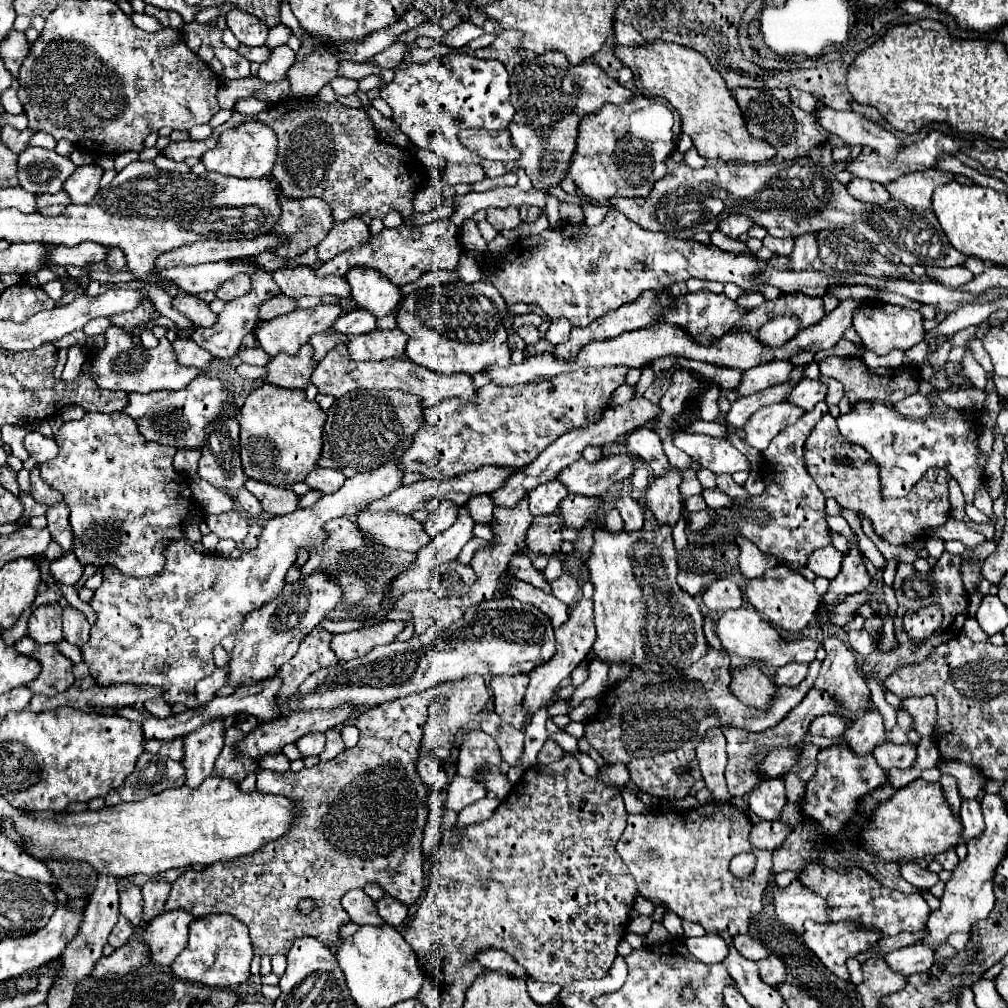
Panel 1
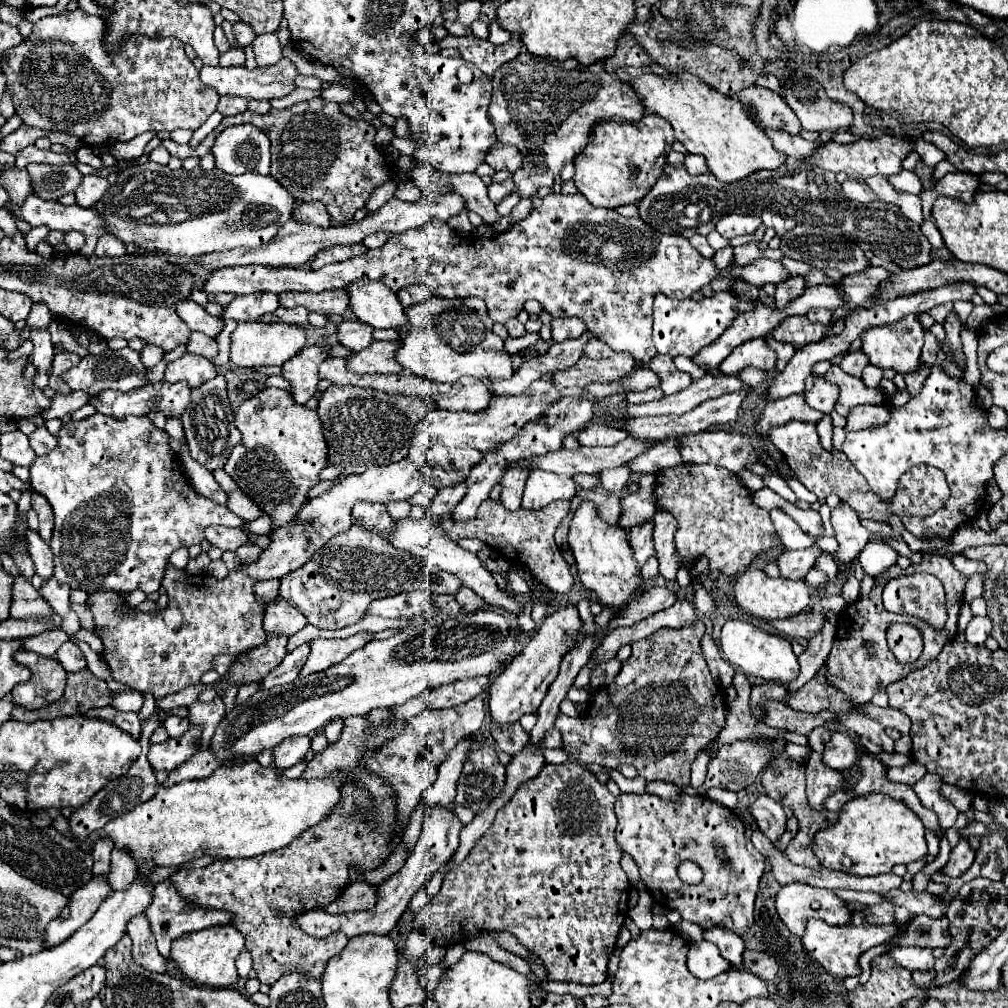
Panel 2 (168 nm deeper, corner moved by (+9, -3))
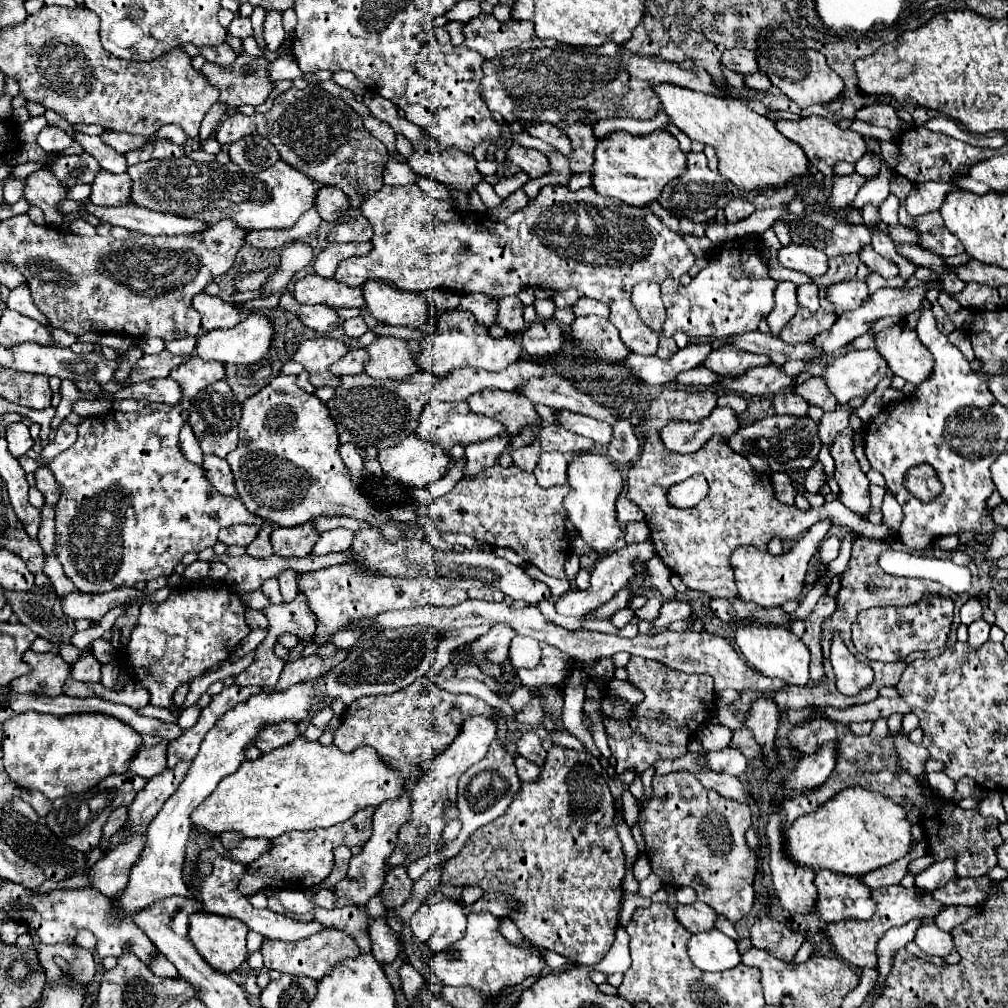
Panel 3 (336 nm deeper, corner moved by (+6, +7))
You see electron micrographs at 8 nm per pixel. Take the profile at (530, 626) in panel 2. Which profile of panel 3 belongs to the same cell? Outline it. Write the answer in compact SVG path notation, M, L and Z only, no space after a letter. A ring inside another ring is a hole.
M514 637L510 645L510 663L514 667L536 669L540 663L540 643L532 637Z

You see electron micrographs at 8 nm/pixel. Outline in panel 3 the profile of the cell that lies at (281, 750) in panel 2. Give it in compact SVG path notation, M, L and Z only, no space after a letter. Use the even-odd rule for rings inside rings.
M290 721L274 723L272 727L262 727L262 731L258 731L258 739L254 741L254 745L262 753L268 753L272 749L278 749L278 747L290 743L298 735L300 735L300 731L298 731L296 723L290 723Z

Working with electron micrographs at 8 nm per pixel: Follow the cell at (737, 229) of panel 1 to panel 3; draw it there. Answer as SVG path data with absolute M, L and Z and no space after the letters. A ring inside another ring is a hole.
M734 199L724 207L726 213L726 221L728 223L738 223L742 219L748 219L754 213L754 205L750 201L742 201L742 199Z

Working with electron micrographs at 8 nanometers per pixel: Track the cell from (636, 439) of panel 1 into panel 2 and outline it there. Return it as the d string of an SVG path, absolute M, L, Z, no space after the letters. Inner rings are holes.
M591 421L587 425L587 429L581 431L579 443L587 445L587 447L613 447L619 441L623 441L625 437L627 437L627 431L623 431L623 429L615 429L607 423Z

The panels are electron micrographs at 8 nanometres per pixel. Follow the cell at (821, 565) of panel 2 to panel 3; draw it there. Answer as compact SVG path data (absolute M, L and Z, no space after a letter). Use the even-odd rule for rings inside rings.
M826 537L820 545L820 561L828 565L832 559L836 559L840 553L840 539L838 537Z

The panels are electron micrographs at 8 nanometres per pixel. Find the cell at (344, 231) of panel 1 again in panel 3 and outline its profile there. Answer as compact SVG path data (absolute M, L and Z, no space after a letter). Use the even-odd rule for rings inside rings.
M332 243L324 251L320 251L318 257L314 259L314 271L330 279L344 259L362 257L368 255L370 251L372 251L372 243Z

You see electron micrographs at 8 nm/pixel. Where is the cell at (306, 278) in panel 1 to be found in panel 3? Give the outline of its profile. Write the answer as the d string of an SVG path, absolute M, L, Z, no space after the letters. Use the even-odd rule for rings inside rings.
M306 275L294 283L294 297L302 305L324 303L328 307L364 307L362 287L350 287L346 283L324 279L320 275Z

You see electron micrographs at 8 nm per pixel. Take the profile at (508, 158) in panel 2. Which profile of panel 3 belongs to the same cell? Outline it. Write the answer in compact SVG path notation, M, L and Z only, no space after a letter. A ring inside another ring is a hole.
M514 143L514 145L510 147L508 157L506 157L506 161L504 161L502 165L504 165L504 167L516 165L516 167L520 167L522 171L526 171L532 179L552 173L550 163L548 163L548 157L546 157L544 153L540 153L540 151L536 151L536 149L524 149L524 147L520 147L518 143Z

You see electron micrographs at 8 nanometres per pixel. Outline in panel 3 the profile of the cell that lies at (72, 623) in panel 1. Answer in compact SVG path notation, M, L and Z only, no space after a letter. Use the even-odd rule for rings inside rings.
M84 651L84 655L72 665L72 677L76 681L100 683L100 663L92 657L90 651Z

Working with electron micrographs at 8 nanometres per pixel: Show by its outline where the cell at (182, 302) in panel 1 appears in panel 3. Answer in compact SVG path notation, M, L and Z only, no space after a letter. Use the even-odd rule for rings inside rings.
M206 293L196 295L192 305L202 315L202 331L228 329L228 327L234 327L242 319L236 305L230 305L222 301L220 297L210 297Z

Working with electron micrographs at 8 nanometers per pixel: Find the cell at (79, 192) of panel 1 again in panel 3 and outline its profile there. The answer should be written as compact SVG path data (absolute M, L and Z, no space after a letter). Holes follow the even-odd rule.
M102 169L92 183L90 201L94 205L120 207L130 203L130 193L132 193L132 179L128 173L114 175Z

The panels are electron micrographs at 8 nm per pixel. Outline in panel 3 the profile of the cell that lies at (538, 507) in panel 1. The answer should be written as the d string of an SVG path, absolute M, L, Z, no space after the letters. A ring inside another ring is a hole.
M542 453L534 467L534 475L542 487L554 487L566 483L566 467L568 461L562 453Z

